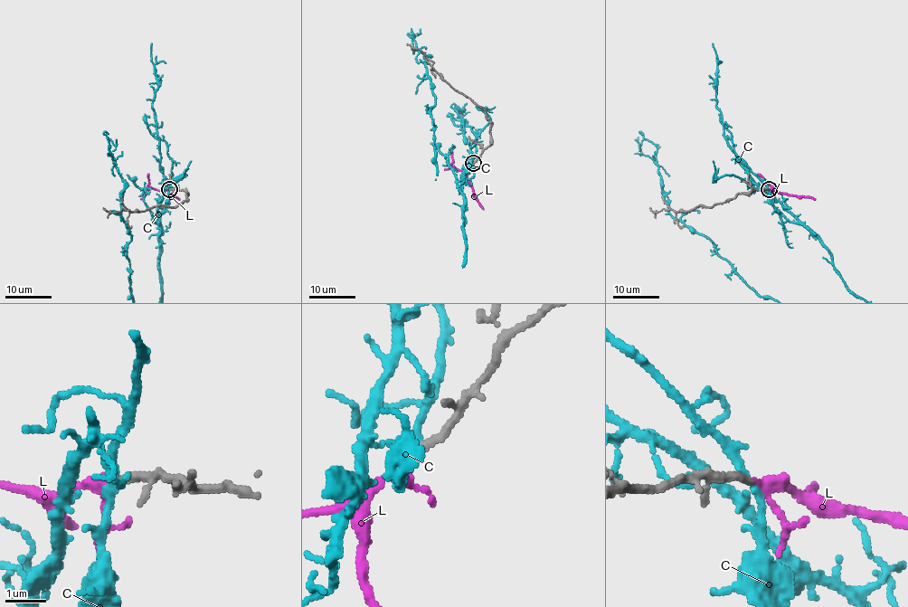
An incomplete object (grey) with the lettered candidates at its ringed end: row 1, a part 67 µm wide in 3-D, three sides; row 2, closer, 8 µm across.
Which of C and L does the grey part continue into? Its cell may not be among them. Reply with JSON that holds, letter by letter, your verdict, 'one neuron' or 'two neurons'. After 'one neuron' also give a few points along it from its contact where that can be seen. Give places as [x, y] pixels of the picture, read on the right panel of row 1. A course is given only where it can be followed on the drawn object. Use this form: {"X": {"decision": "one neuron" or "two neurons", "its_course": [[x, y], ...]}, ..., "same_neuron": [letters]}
{"C": {"decision": "two neurons"}, "L": {"decision": "one neuron", "its_course": [[769, 189], [816, 199]]}, "same_neuron": ["L"]}

